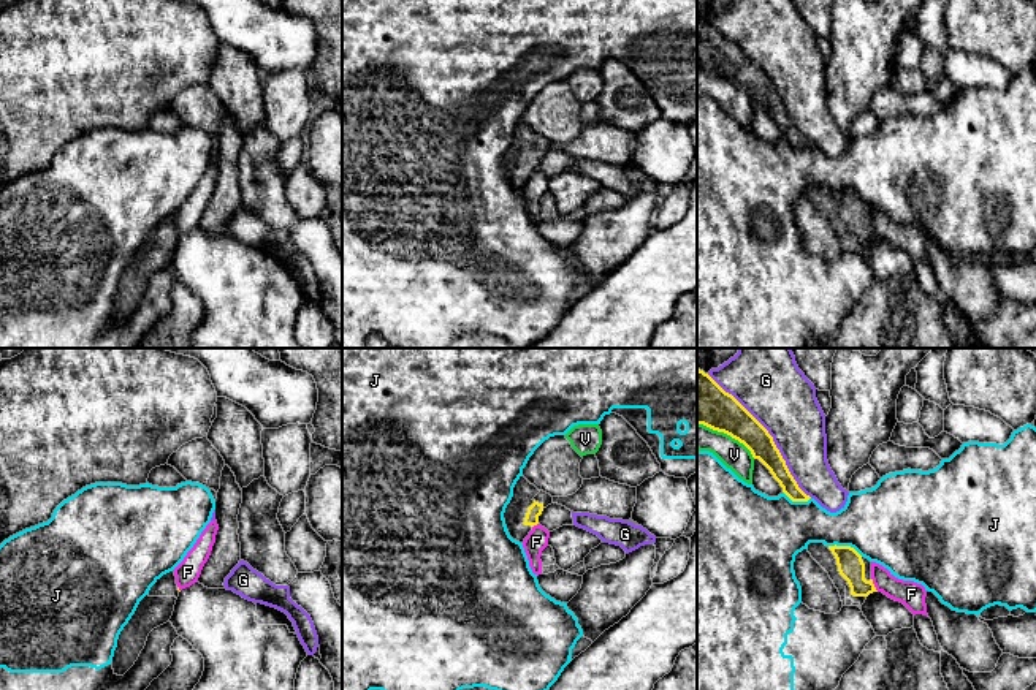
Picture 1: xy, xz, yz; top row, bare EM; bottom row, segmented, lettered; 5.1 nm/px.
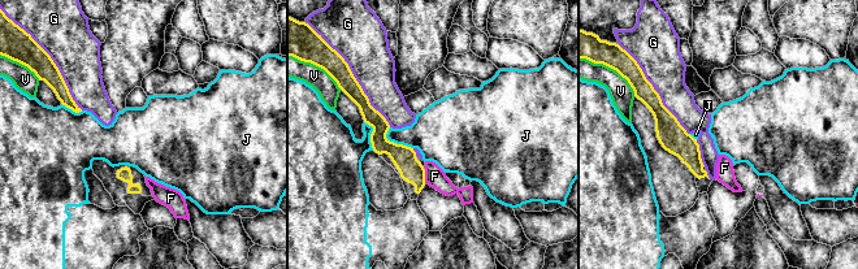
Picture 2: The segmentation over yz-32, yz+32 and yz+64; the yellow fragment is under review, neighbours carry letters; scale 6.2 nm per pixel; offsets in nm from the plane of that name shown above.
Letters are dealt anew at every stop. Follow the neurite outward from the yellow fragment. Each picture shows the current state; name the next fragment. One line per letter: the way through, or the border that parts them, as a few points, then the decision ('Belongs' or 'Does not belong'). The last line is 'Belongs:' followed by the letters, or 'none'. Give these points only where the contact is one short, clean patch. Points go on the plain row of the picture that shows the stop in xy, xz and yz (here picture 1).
F: Boundary: yz (872, 223), (878, 236). Does not belong
G: Does not belong
J: Does not belong
V: Does not belong
Belongs: none

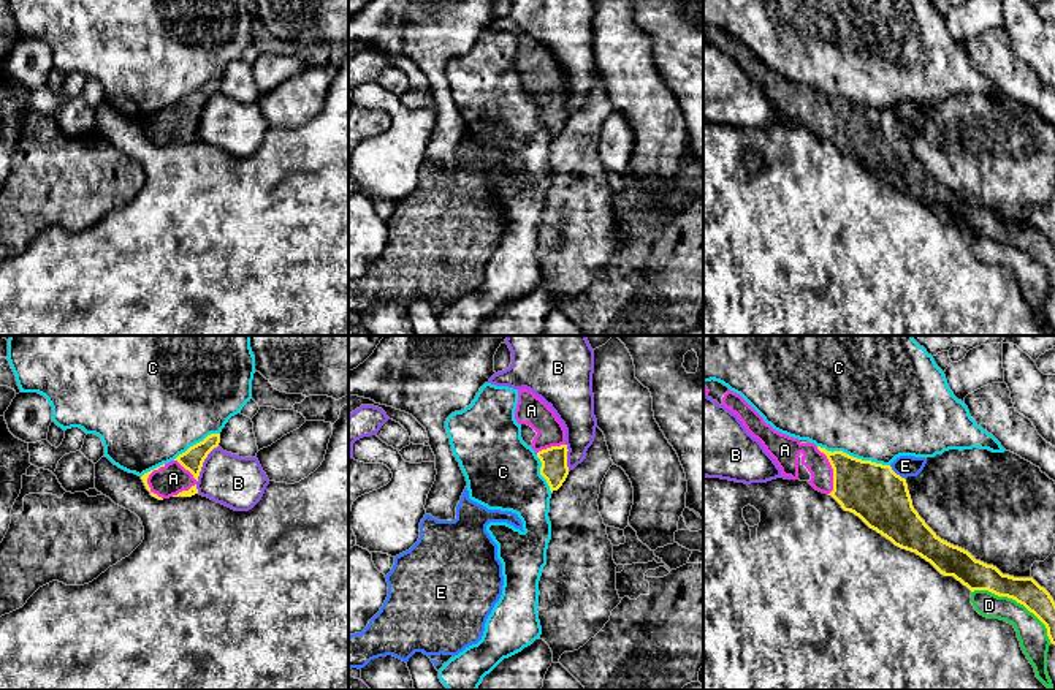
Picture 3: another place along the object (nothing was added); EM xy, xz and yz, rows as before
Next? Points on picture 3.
A: Belongs
B: Does not belong
C: Does not belong
D: Does not belong
E: Does not belong
Belongs: A

